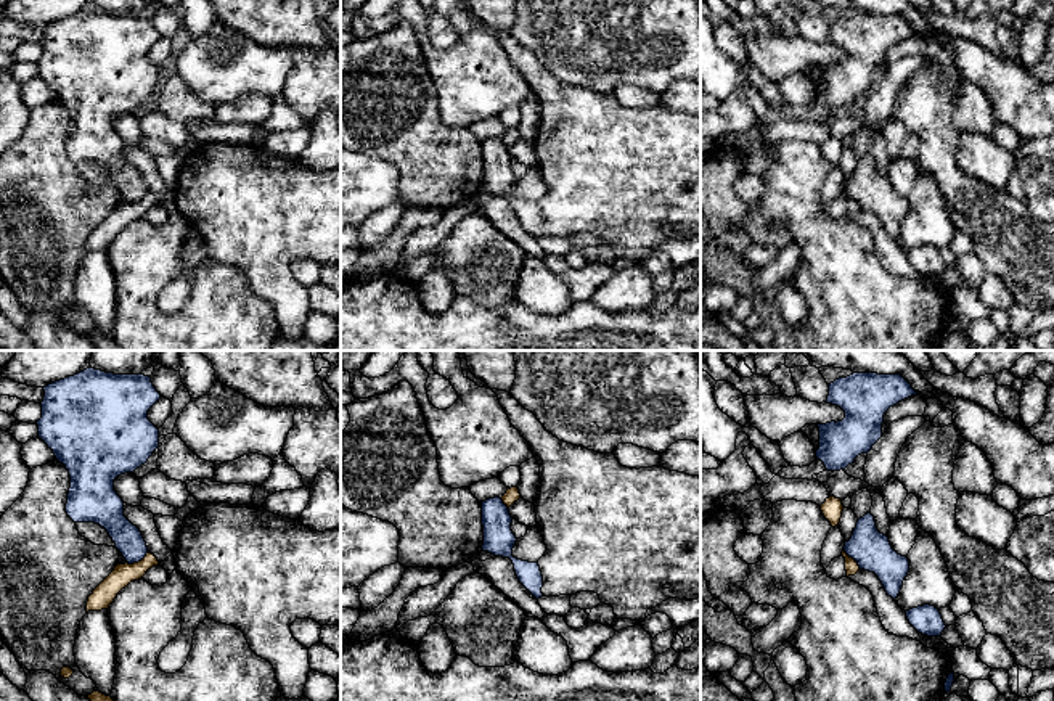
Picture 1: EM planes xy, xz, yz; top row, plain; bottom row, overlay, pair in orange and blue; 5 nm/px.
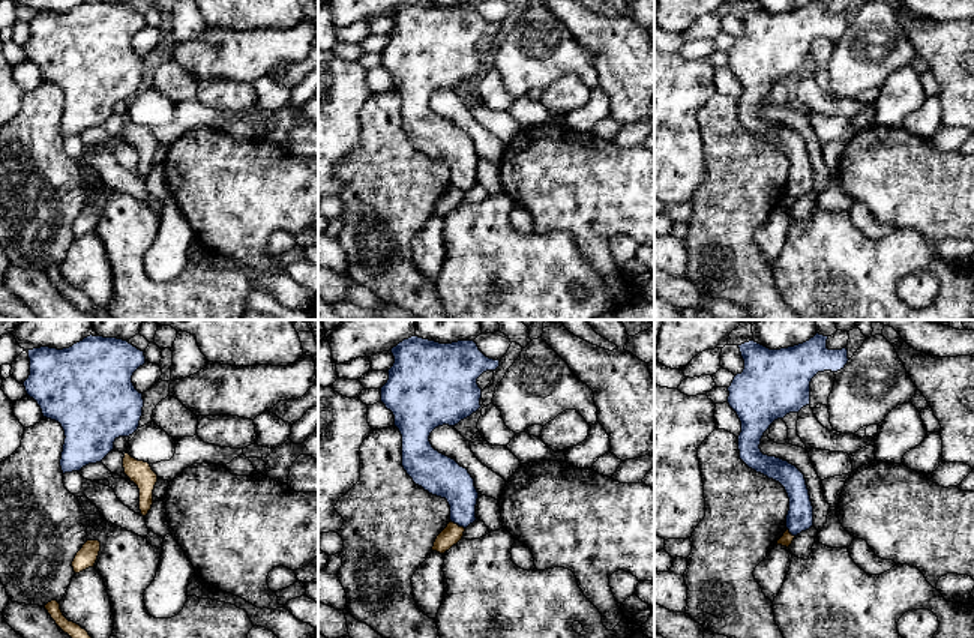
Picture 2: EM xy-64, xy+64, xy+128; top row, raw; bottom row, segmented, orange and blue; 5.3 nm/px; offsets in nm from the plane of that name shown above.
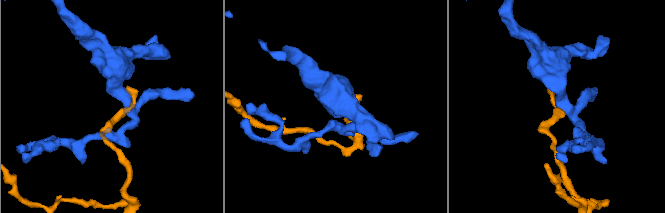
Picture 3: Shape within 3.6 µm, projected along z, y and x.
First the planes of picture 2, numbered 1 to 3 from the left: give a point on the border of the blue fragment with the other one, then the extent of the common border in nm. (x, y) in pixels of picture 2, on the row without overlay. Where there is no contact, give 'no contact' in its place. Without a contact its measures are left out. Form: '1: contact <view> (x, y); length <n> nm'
1: no contact
2: contact xy+64 (456, 188); length 90 nm
3: contact xy+128 (788, 195); length 70 nm

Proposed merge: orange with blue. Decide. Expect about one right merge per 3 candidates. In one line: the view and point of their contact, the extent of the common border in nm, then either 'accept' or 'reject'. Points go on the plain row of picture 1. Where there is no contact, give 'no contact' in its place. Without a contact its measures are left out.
xy (138, 201) | 130 nm | reject

